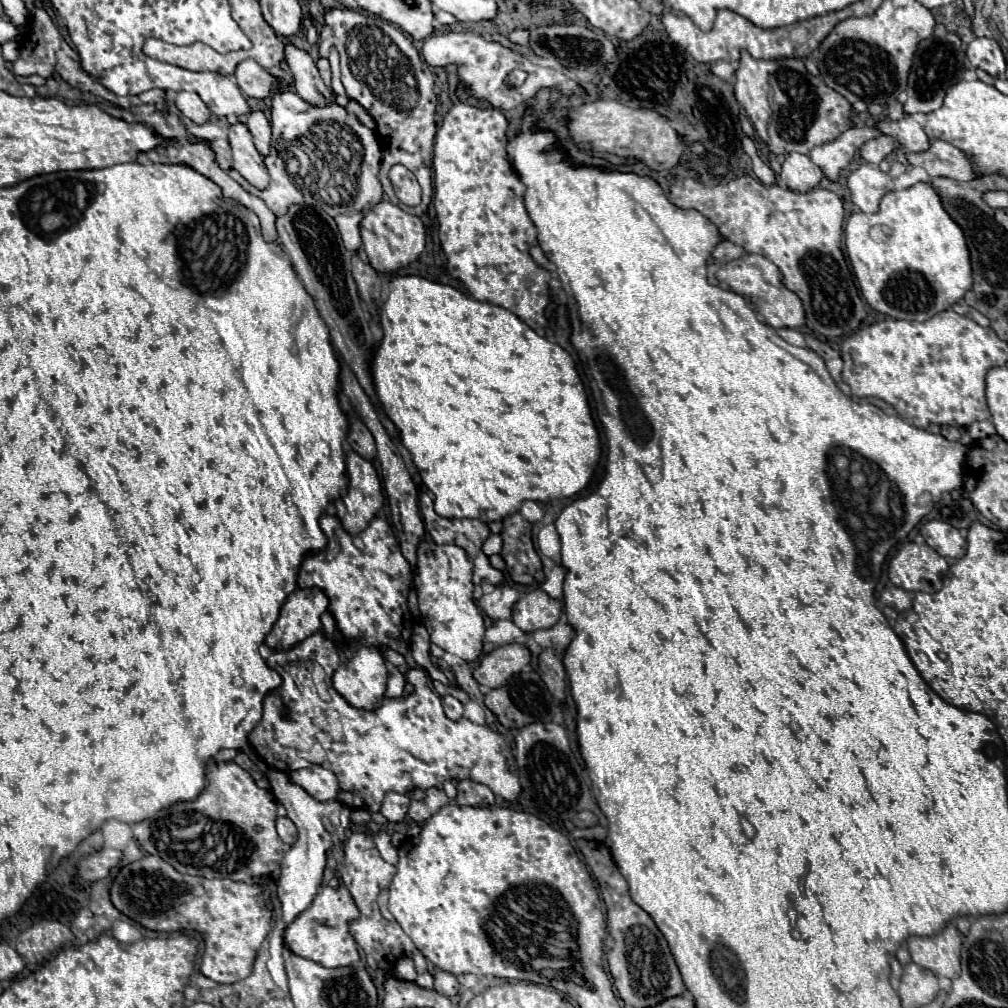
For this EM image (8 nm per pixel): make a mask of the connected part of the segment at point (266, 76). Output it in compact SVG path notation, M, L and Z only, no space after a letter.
M243 60L235 70L239 90L251 98L265 98L271 94L275 78L253 60Z

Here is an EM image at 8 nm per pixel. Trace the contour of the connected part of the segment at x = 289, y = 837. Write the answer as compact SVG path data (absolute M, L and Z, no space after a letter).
M287 816L277 818L277 834L279 834L279 838L281 838L283 842L287 842L287 844L297 842L297 828L295 828L295 824L293 824Z

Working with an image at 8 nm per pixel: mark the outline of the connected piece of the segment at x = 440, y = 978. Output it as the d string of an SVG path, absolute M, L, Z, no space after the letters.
M439 970L439 972L435 972L433 978L435 978L435 990L439 994L445 994L447 998L455 998L459 994L459 982L453 974Z

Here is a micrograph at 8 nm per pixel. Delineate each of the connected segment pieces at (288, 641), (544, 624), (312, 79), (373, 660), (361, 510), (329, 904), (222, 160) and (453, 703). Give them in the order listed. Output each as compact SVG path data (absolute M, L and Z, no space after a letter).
M317 588L295 590L281 606L279 620L267 634L265 644L275 652L291 650L297 642L309 638L309 634L317 634L317 630L321 630L321 614L327 606L329 602L325 594Z
M533 590L525 594L515 606L511 620L527 634L551 628L561 616L561 604L547 596L543 590Z
M285 44L285 62L293 72L295 90L303 100L307 100L311 106L331 104L331 92L323 84L315 60L307 50L297 48L295 44Z
M361 646L333 674L333 688L355 708L377 710L387 686L385 658L377 648Z
M347 454L347 474L349 488L343 498L335 500L336 516L343 528L357 536L375 518L385 503L381 480L371 466L359 454Z
M323 886L319 888L315 900L307 910L303 910L287 928L283 934L285 946L303 958L309 958L313 962L319 962L325 968L341 968L351 966L359 960L357 944L353 936L349 934L349 922L359 916L359 910L345 886Z
M213 140L213 142L209 142L209 144L211 144L211 148L213 148L215 154L217 154L219 166L221 166L223 170L229 170L229 168L231 168L231 146L225 144L225 140Z
M443 696L443 708L451 720L457 720L463 716L463 704L453 696Z

